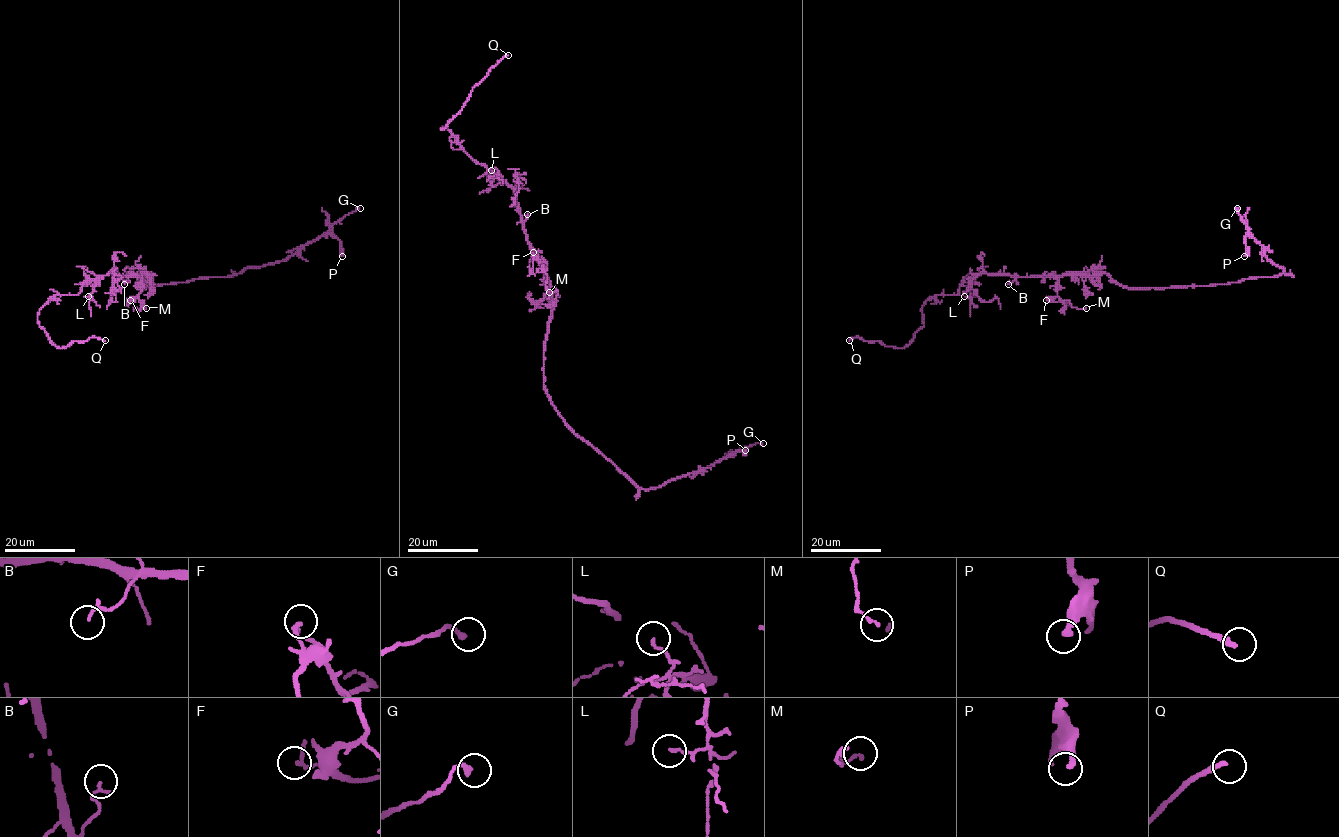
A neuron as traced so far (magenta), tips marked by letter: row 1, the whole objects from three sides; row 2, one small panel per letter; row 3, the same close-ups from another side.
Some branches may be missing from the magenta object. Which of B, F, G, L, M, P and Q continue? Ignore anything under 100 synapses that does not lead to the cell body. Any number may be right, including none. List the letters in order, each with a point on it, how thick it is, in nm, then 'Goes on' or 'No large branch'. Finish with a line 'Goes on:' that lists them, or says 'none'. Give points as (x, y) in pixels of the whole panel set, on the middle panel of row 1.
B: Place: (527, 214). Thickness 120 nm. No large branch
F: Place: (533, 252). Thickness 200 nm. No large branch
G: Place: (763, 443). Thickness 200 nm. No large branch
L: Place: (491, 170). Thickness 120 nm. No large branch
M: Place: (549, 292). Thickness 140 nm. No large branch
P: Place: (745, 450). Thickness 300 nm. No large branch
Q: Place: (508, 55). Thickness 220 nm. Goes on
Goes on: Q

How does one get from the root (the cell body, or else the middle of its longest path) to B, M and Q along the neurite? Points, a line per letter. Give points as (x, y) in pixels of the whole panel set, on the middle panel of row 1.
B: (551, 314), (552, 287), (544, 264), (528, 241), (523, 223), (527, 214)
M: (551, 314), (552, 287), (545, 263), (541, 263), (547, 275), (546, 288), (549, 292)
Q: (551, 314), (552, 287), (528, 241), (515, 192), (475, 161), (448, 129), (440, 129), (508, 55)

